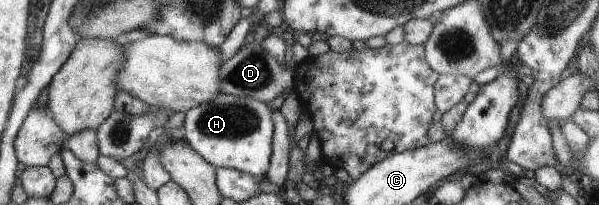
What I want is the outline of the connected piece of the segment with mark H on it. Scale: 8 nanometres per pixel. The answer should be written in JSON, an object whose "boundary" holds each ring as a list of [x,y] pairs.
{"boundary":[[[218,93],[212,100],[197,104],[184,112],[182,140],[215,169],[227,168],[239,170],[262,178],[269,167],[271,153],[273,122],[272,110],[268,104],[250,97],[239,97]]]}

